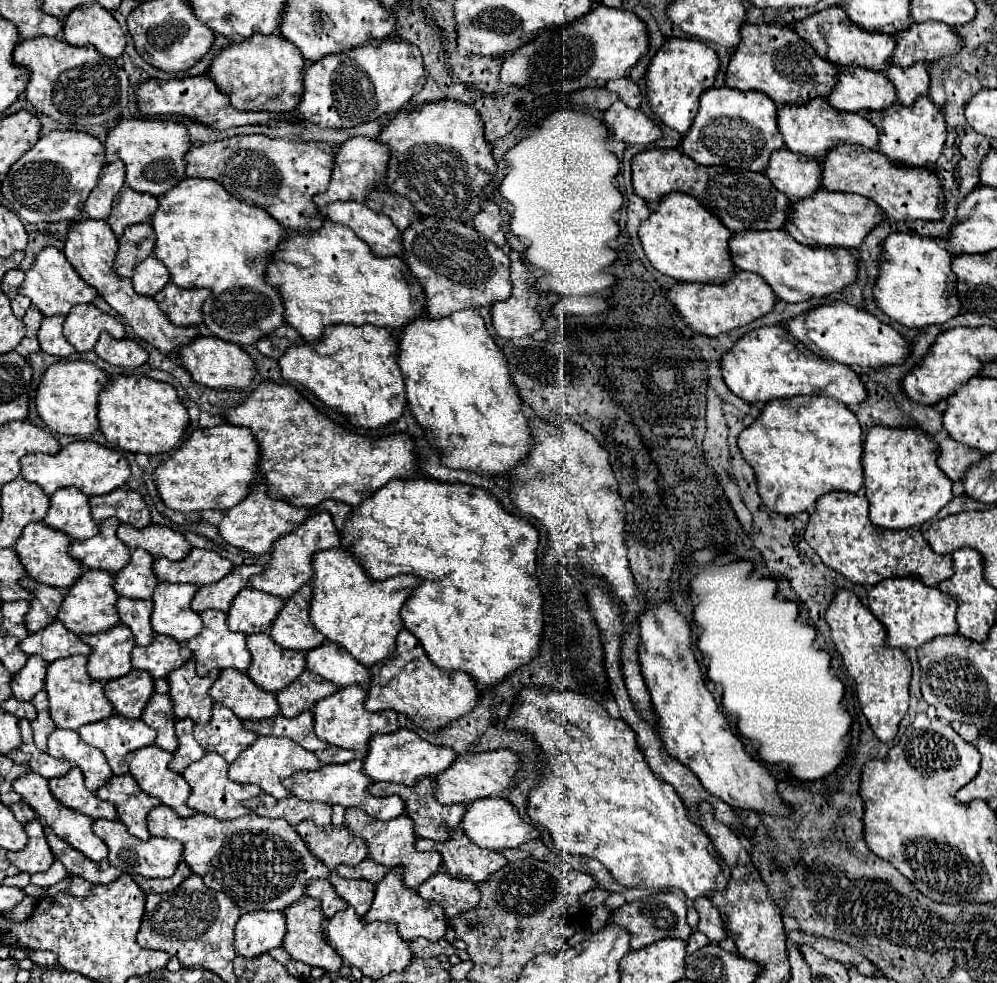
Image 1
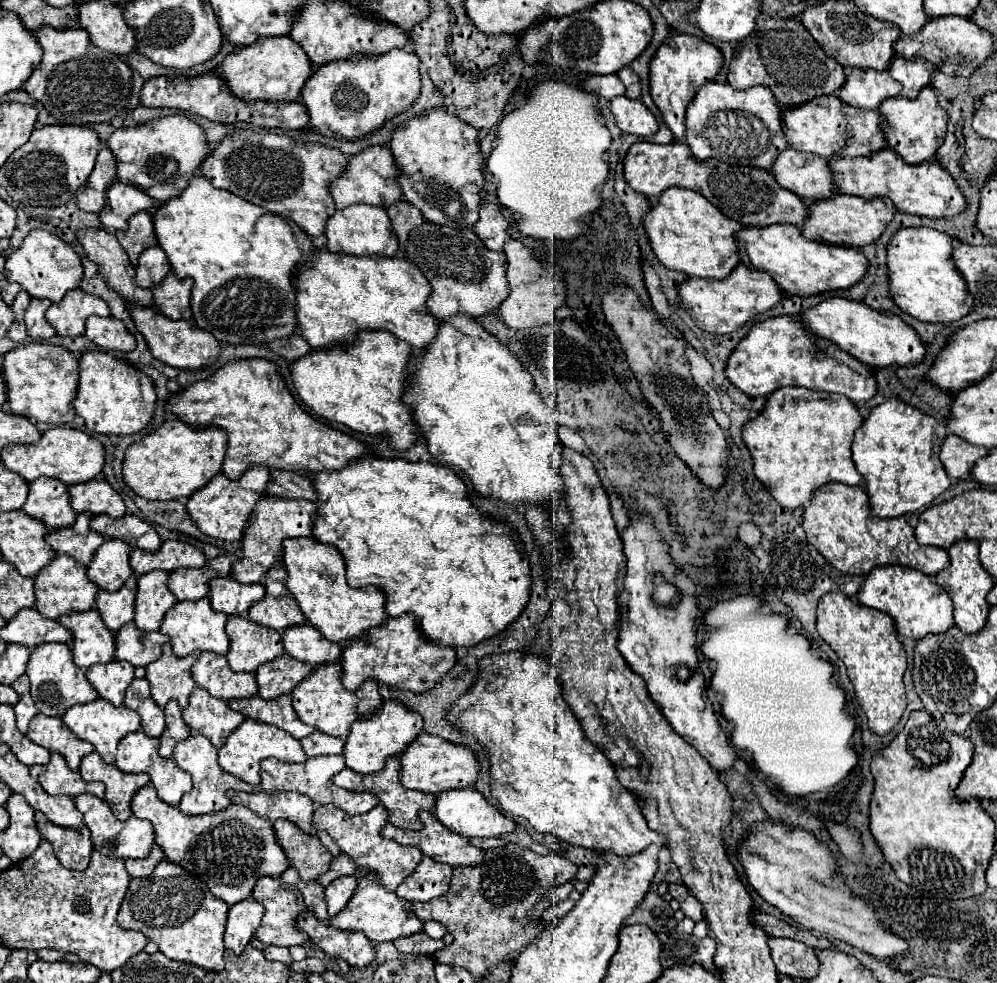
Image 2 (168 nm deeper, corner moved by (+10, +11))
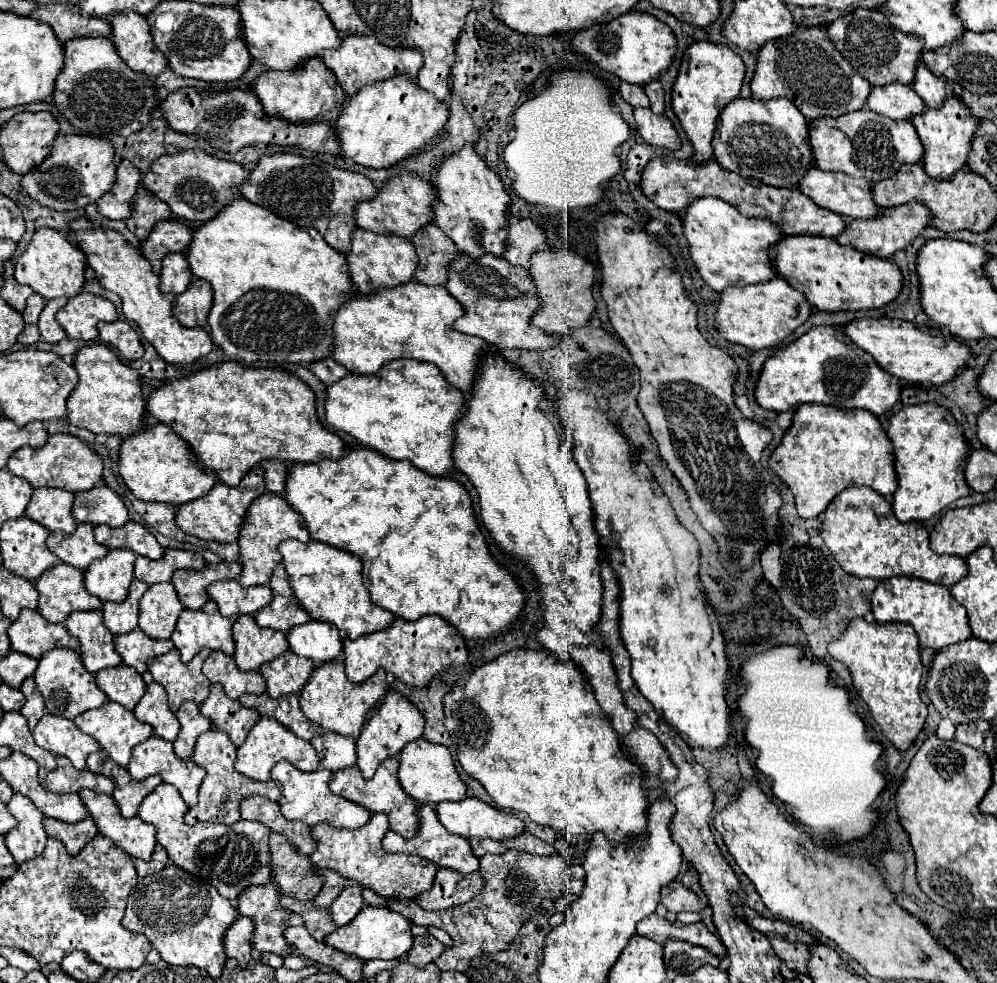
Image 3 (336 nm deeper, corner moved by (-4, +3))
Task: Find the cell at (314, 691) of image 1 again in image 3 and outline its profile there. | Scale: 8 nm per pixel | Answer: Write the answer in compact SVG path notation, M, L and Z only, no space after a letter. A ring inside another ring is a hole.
M290 650L278 656L278 660L272 660L270 664L262 664L260 668L268 688L266 692L272 698L280 698L284 694L300 694L312 670L314 670L312 660L296 656Z

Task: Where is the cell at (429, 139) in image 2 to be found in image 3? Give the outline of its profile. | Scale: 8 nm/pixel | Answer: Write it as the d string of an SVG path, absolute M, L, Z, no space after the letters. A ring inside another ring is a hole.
M466 144L458 154L448 156L444 164L434 172L438 184L438 200L434 204L434 224L456 244L460 254L480 258L484 254L502 256L506 250L506 210L510 196L502 180L486 166L476 150Z

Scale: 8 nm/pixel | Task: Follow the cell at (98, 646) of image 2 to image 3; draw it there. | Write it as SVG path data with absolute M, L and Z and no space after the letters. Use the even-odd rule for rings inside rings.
M82 610L72 612L66 618L66 628L70 636L80 642L80 656L88 672L98 672L102 668L110 668L122 662L118 652L114 650L114 636L102 622L100 610Z

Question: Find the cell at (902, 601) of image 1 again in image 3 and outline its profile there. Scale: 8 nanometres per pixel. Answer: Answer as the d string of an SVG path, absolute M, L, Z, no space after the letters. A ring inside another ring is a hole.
M894 576L890 580L882 580L872 594L872 612L878 624L886 622L910 624L920 638L920 648L940 650L944 646L968 640L972 636L966 608L952 598L950 590L946 586L930 584L926 580L918 580L912 576Z

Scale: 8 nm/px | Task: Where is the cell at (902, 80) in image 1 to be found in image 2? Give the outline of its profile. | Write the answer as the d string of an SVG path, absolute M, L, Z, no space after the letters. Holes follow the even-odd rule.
M892 58L892 64L888 66L888 74L892 74L894 80L902 84L902 96L904 98L916 98L918 92L930 84L930 64L924 58Z

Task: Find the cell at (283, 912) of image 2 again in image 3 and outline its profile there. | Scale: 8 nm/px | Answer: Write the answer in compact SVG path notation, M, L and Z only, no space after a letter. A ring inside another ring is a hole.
M272 882L246 888L246 892L238 896L236 908L240 916L254 920L252 948L258 952L274 952L278 956L288 956L292 952L284 940L284 928L298 916L280 908L280 894Z

